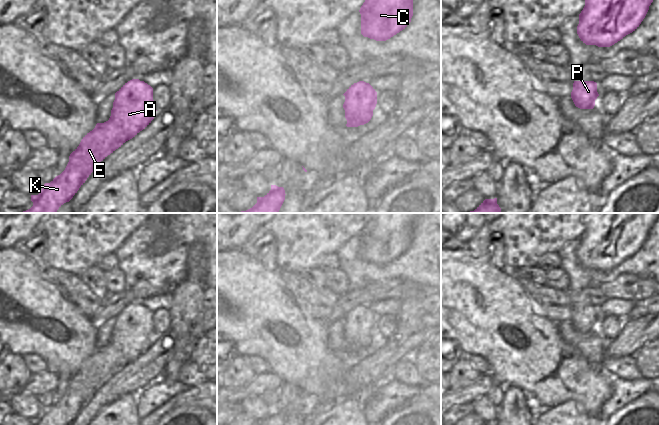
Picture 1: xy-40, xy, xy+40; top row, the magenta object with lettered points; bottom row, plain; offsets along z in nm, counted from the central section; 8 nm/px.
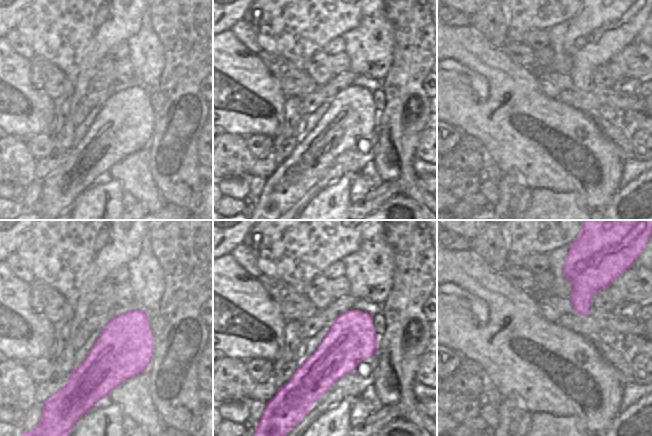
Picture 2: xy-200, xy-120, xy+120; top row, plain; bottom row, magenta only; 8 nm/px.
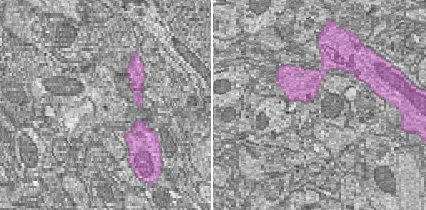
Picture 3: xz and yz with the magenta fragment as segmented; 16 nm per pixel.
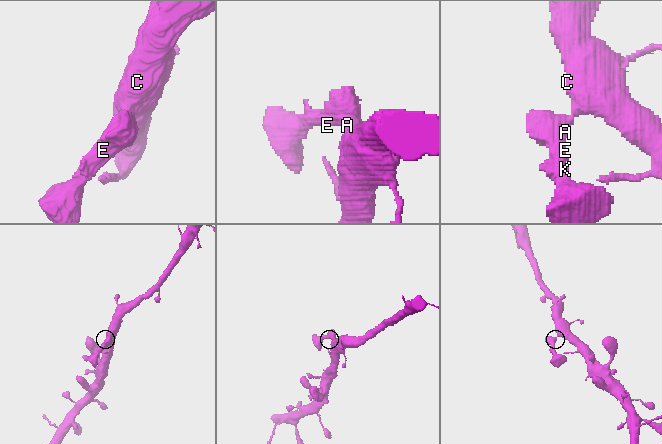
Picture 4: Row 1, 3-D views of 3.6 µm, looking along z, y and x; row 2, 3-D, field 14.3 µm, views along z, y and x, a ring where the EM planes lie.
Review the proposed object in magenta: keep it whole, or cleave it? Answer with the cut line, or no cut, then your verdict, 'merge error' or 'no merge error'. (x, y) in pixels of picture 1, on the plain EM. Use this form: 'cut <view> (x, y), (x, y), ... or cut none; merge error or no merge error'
cut xy+40 (594, 306), (574, 307); merge error

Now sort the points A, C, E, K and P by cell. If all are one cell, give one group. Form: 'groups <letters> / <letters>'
groups A E K P / C

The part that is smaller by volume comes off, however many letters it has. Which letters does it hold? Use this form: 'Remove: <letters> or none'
Remove: A, E, K, P

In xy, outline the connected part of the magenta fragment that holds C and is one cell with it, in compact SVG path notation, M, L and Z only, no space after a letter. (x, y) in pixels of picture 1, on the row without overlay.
M369 213L361 230L361 258L386 265L405 253L413 240L413 224L421 213Z

